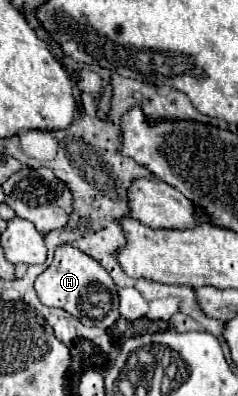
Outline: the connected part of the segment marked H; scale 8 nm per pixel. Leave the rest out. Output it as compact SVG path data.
M72 245L56 249L52 265L36 279L36 293L48 307L60 307L88 327L110 329L118 319L118 291L106 269Z

